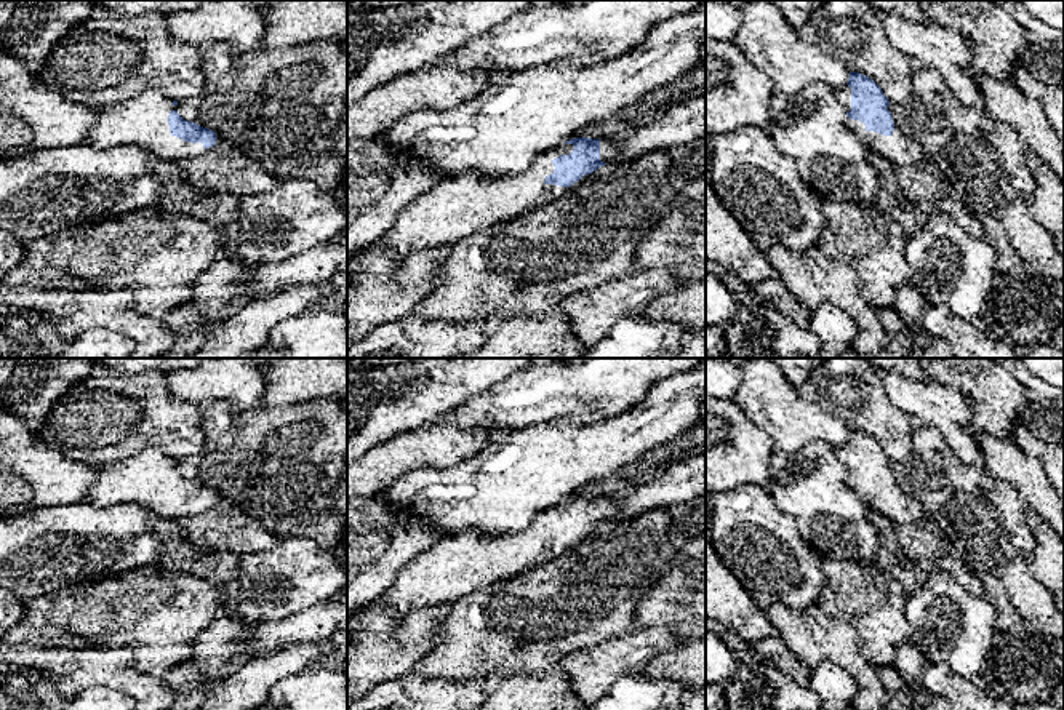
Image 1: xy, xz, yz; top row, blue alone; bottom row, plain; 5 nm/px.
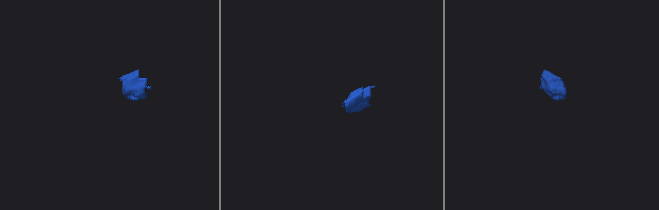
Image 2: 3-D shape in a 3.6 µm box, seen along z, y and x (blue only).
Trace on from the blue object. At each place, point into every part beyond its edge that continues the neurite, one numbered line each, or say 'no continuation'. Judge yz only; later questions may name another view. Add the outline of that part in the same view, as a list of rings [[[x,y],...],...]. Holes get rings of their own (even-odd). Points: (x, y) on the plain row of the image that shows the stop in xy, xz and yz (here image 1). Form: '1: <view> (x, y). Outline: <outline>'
1: yz (896, 507). Outline: [[[848,475],[848,485],[880,515],[891,523],[910,523],[918,515],[918,505],[907,497],[894,483],[891,494],[883,494],[875,489],[867,489],[859,478]]]

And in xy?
1: xy (141, 478). Outline: [[[144,449],[101,469],[94,486],[82,499],[98,507],[131,502],[152,517],[186,521],[216,510],[202,501],[186,501],[170,491],[168,473],[178,469],[160,449]]]

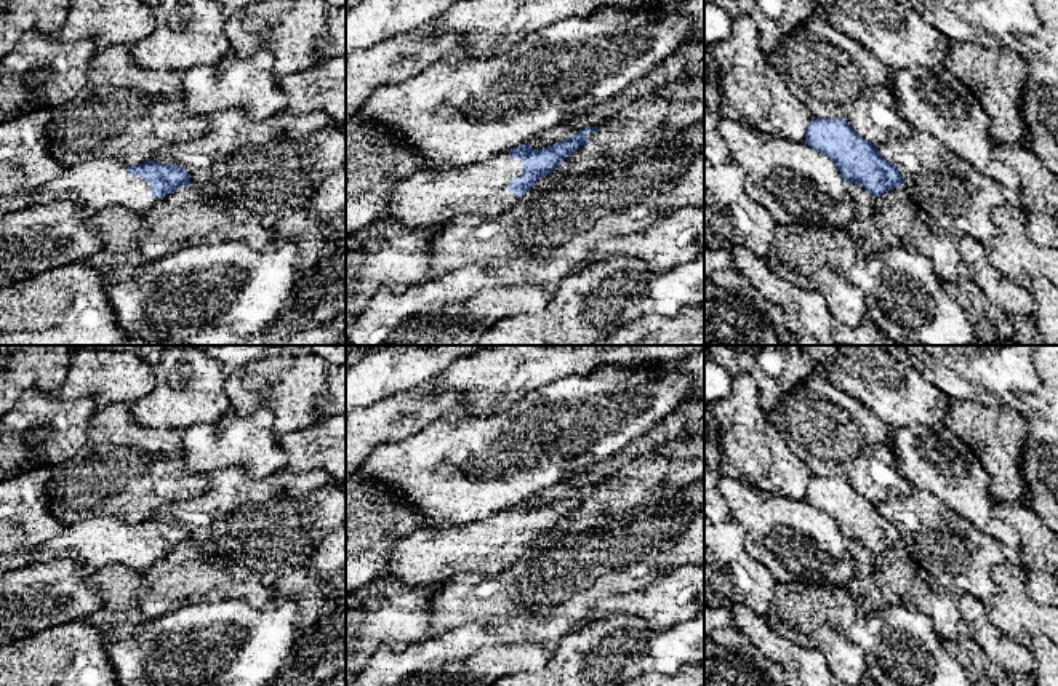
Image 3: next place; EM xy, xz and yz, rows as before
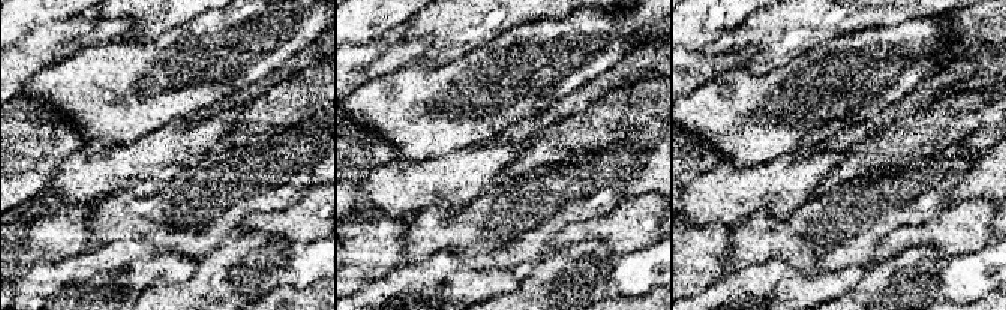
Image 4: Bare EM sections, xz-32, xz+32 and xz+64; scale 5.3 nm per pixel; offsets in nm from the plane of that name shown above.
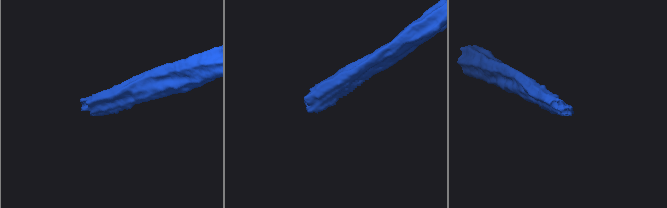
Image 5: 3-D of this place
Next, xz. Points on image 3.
1: xz (429, 555). Outline: [[[509,509],[467,524],[419,528],[389,548],[379,577],[419,587],[442,585],[459,574],[499,574],[517,563],[509,540],[522,529],[522,516],[511,516]]]

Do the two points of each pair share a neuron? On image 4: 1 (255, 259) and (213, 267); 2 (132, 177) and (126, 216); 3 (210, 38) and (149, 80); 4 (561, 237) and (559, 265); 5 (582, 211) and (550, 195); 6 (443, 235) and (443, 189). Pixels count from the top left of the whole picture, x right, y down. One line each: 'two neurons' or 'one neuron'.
1: one neuron
2: two neurons
3: one neuron
4: two neurons
5: one neuron
6: two neurons

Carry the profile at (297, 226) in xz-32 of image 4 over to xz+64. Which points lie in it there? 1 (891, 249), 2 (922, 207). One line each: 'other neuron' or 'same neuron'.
1: same neuron
2: other neuron

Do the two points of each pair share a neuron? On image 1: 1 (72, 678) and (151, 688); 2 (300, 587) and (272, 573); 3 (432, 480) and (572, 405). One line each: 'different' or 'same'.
1: same
2: same
3: different

